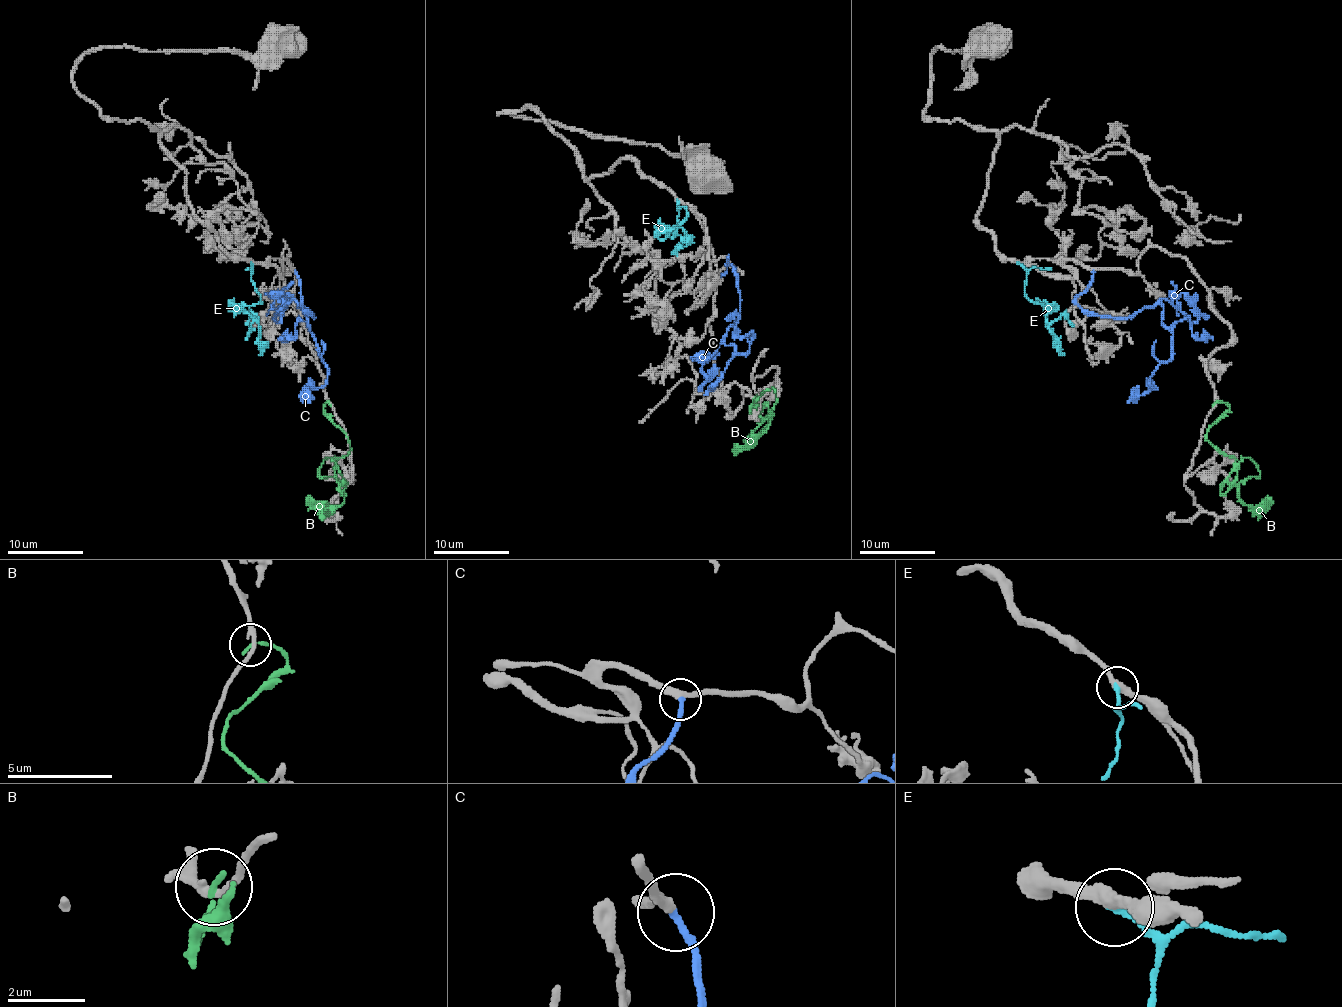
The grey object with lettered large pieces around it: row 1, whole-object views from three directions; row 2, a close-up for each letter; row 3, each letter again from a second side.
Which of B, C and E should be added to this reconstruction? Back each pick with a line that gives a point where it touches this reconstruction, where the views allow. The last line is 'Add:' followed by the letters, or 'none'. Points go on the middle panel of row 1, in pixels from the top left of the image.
C: contact (721, 274)
E: contact (677, 200)
Add: C, E

